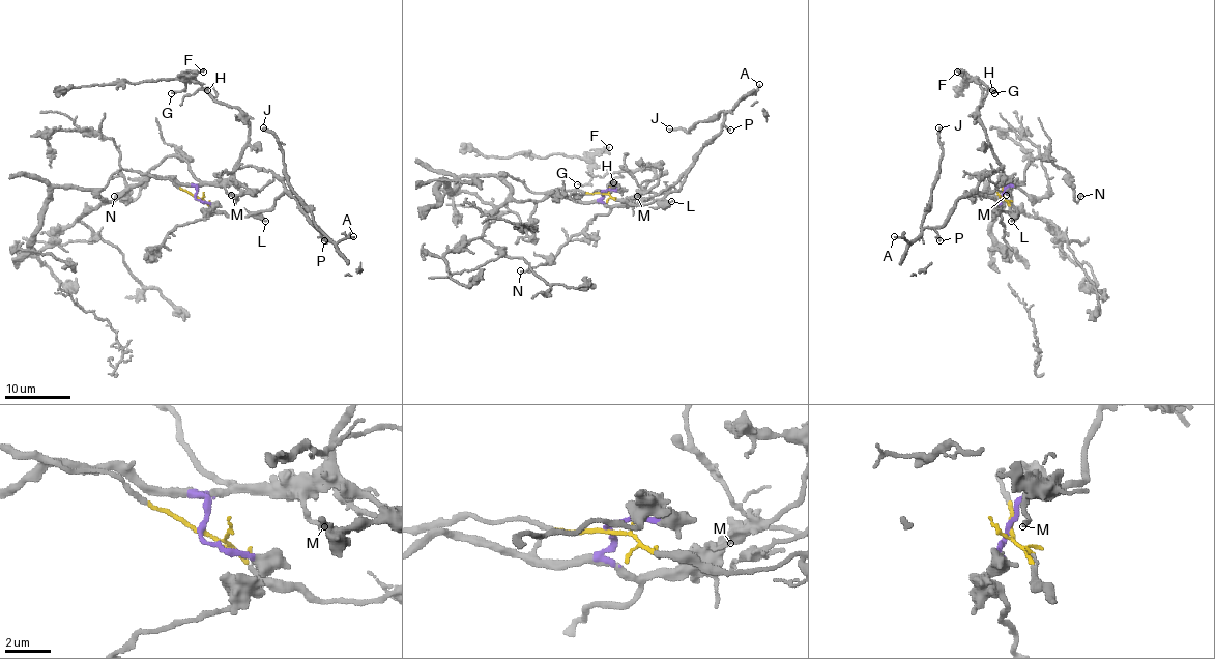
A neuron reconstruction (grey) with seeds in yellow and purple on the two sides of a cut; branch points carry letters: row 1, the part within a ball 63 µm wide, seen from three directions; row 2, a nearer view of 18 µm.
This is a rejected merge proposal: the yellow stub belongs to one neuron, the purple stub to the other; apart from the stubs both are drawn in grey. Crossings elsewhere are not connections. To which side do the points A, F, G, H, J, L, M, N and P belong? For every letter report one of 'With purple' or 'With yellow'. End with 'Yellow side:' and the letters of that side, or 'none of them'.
A: With yellow
F: With purple
G: With purple
H: With purple
J: With yellow
L: With yellow
M: With purple
N: With purple
P: With yellow
Yellow side: A, J, L, P

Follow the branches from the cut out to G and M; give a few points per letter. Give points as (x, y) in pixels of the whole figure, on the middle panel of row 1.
G: (601, 193), (604, 202), (624, 206), (656, 174), (644, 168), (604, 168), (592, 170), (592, 178), (578, 184)
M: (601, 193), (603, 201), (609, 206), (623, 206), (637, 196)

